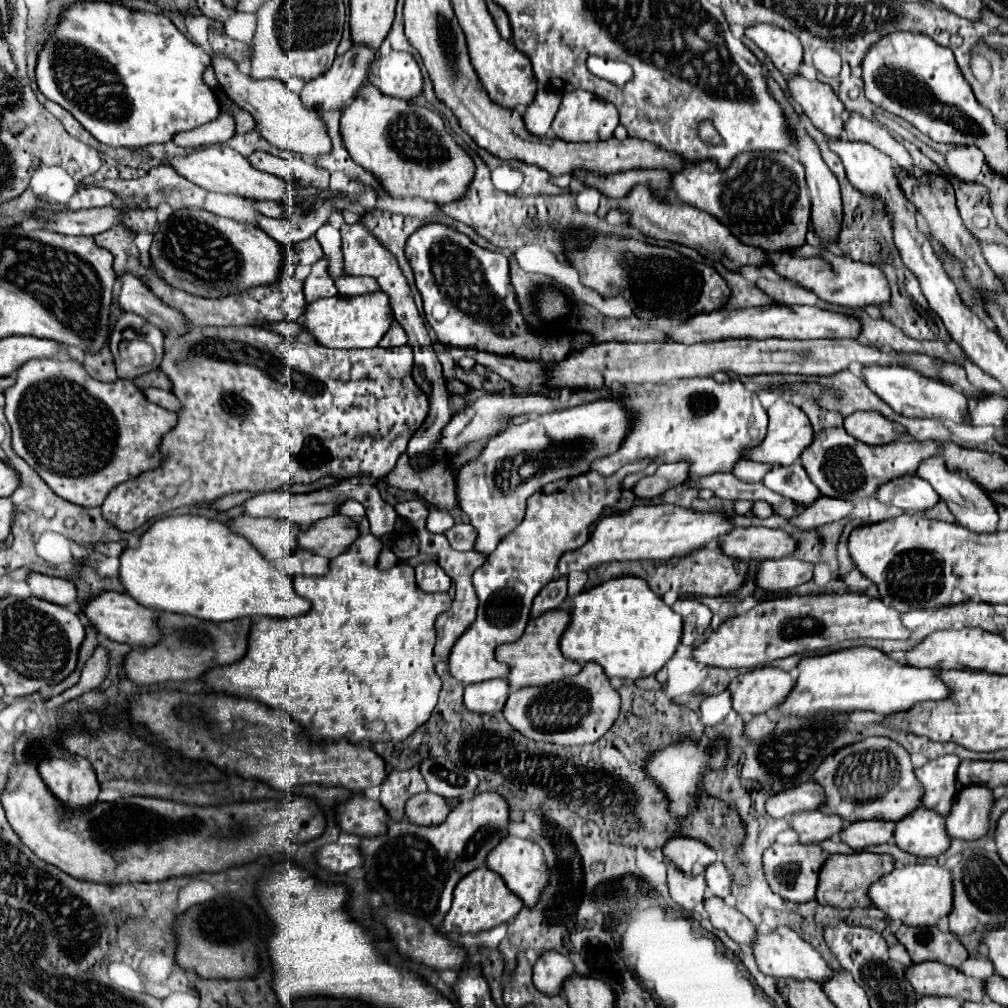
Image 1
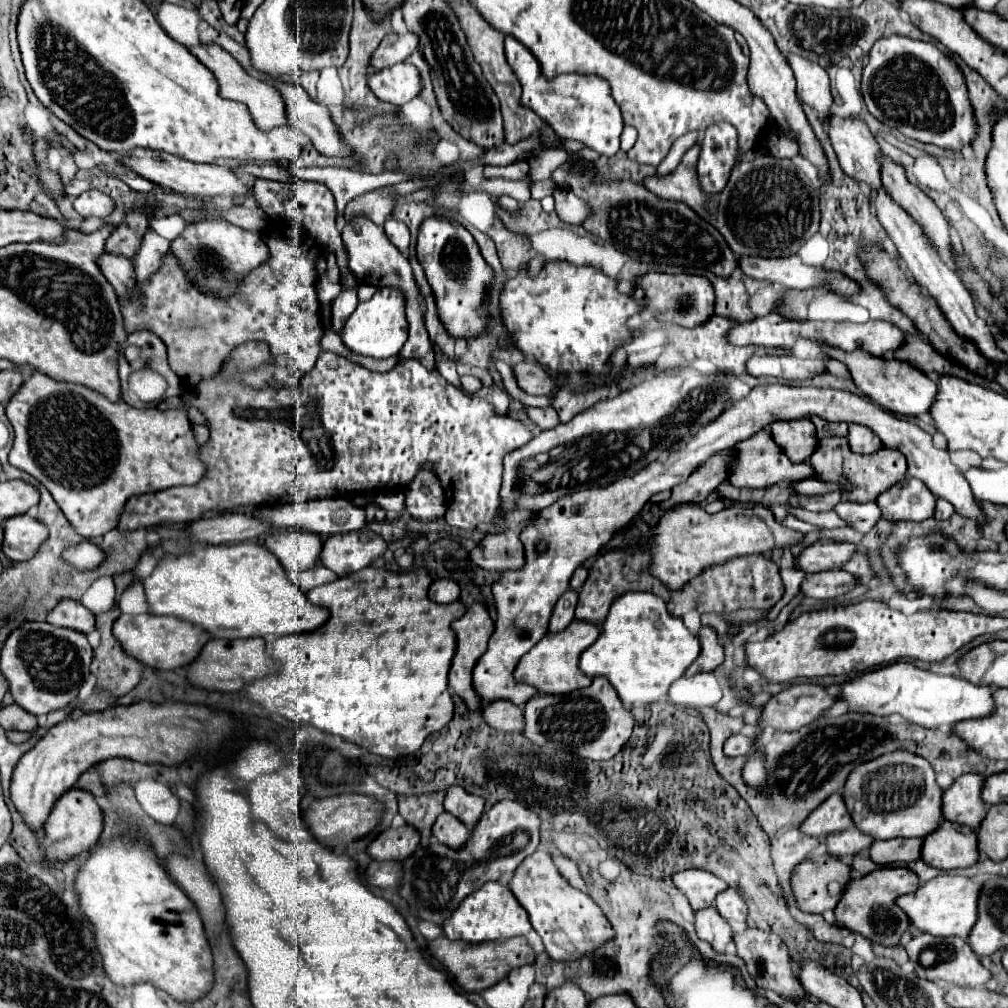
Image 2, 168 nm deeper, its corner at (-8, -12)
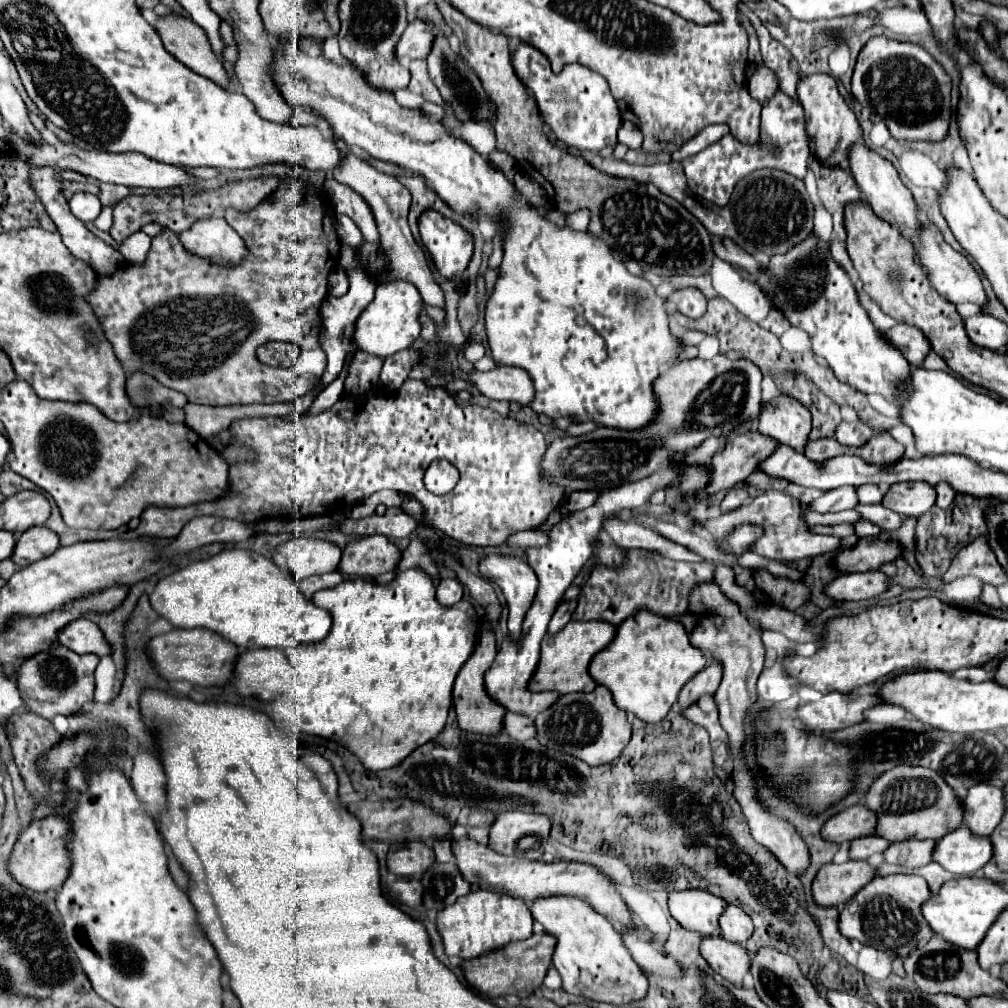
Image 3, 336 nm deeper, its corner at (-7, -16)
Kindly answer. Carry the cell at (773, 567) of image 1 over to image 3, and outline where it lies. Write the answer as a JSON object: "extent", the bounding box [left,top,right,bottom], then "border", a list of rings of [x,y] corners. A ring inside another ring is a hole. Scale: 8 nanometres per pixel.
{"extent":[826,572,890,600],"border":[[[854,572],[854,574],[840,574],[826,586],[826,594],[834,600],[868,600],[882,594],[890,584],[890,578],[880,572]]]}

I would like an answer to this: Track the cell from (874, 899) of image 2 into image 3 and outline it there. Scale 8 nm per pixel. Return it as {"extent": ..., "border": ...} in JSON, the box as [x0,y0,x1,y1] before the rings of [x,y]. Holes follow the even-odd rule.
{"extent":[840,874,932,958],"border":[[[916,874],[878,876],[866,884],[840,912],[840,932],[848,940],[858,940],[876,950],[884,950],[906,958],[922,938],[932,936],[932,928],[922,916],[922,904],[928,902],[930,888],[924,878]]]}

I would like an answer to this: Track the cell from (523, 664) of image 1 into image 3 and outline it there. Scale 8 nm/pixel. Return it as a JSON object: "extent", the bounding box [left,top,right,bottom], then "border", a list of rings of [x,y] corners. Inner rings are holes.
{"extent":[528,620,616,694],"border":[[[570,620],[558,634],[544,636],[542,658],[528,688],[532,688],[532,692],[556,690],[560,694],[592,692],[596,688],[596,680],[590,676],[588,664],[594,658],[594,654],[604,650],[604,646],[608,646],[614,640],[614,636],[616,636],[616,626],[604,620],[588,620],[588,622]]]}

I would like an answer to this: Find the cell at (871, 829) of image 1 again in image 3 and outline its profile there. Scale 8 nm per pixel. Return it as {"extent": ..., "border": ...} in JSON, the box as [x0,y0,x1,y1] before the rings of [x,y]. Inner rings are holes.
{"extent":[884,840,936,868],"border":[[[906,840],[906,842],[894,842],[886,852],[884,858],[888,864],[896,866],[910,866],[910,868],[922,868],[932,862],[936,842],[934,840]]]}

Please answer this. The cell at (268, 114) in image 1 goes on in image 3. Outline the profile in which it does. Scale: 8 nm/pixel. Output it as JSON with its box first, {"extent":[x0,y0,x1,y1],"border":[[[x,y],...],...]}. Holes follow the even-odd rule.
{"extent":[156,14,228,88],"border":[[[176,14],[158,18],[156,32],[162,38],[164,48],[190,70],[214,80],[222,88],[228,88],[228,76],[220,58],[210,50],[210,42],[204,30],[192,20]]]}

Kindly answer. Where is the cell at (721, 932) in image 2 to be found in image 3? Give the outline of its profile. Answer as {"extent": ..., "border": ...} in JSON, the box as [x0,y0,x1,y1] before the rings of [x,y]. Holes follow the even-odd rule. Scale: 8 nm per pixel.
{"extent":[700,936,750,986],"border":[[[722,936],[704,938],[700,944],[700,954],[710,964],[710,968],[734,986],[742,986],[750,970],[750,958],[744,946],[728,944]]]}

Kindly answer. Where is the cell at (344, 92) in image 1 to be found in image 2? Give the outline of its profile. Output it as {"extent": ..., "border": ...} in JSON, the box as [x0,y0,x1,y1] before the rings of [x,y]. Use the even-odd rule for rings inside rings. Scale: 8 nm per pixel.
{"extent":[367,32,417,76],"border":[[[409,32],[405,36],[387,34],[369,58],[367,76],[373,70],[377,72],[377,70],[383,70],[383,68],[389,68],[389,66],[395,66],[395,64],[403,62],[413,50],[417,50],[417,36],[413,32]]]}

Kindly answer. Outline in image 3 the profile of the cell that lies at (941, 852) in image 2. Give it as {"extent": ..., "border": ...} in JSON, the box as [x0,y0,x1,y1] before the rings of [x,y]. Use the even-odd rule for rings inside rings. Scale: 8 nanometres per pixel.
{"extent":[934,826,994,876],"border":[[[966,826],[950,832],[936,844],[934,862],[958,876],[970,876],[994,856],[990,838],[974,836]]]}

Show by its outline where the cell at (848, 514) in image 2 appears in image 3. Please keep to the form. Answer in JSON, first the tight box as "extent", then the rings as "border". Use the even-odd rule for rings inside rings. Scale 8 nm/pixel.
{"extent":[856,504,902,532],"border":[[[860,504],[860,508],[856,508],[856,510],[864,516],[864,520],[878,524],[884,532],[892,532],[902,526],[902,516],[898,512],[892,512],[884,506],[880,506],[880,504],[876,504],[876,506],[862,506]]]}

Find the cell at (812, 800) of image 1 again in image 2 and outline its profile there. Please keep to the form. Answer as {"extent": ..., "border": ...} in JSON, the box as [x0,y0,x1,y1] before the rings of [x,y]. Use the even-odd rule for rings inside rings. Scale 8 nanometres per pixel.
{"extent":[799,794,853,838],"border":[[[833,794],[803,820],[803,824],[799,826],[799,832],[819,838],[831,832],[847,830],[851,826],[853,826],[853,820],[841,800],[841,794]]]}

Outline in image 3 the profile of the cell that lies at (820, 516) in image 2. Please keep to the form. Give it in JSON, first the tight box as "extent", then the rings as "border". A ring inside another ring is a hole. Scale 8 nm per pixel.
{"extent":[854,520,882,538],"border":[[[860,520],[854,524],[856,526],[856,536],[864,538],[864,536],[878,536],[882,532],[882,528],[878,528],[876,524],[870,524],[868,520]]]}

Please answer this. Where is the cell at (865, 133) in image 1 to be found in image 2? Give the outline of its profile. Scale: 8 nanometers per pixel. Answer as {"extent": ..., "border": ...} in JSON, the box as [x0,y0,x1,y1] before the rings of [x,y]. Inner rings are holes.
{"extent":[881,156,953,264],"border":[[[881,156],[881,182],[885,186],[885,190],[889,192],[889,196],[893,196],[893,200],[897,200],[897,204],[901,204],[911,216],[915,216],[915,220],[925,228],[925,236],[931,236],[933,240],[933,246],[939,250],[941,258],[951,264],[951,256],[953,256],[953,242],[951,242],[951,236],[949,236],[949,224],[947,220],[943,218],[941,210],[937,208],[937,204],[915,184],[911,184],[907,180],[907,174],[905,174],[905,168],[897,162],[893,162],[889,156]]]}

